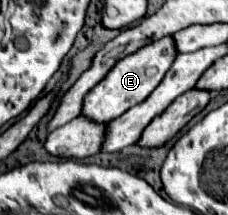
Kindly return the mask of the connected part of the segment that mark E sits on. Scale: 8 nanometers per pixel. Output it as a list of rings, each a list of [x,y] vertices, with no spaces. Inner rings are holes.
[[[164,37],[160,41],[148,43],[140,51],[124,57],[110,69],[108,77],[104,77],[104,81],[100,81],[100,85],[96,85],[96,89],[92,89],[88,97],[84,97],[84,111],[80,115],[96,123],[108,123],[120,117],[124,111],[128,111],[136,103],[142,103],[158,87],[164,73],[174,63],[174,59],[176,59],[176,51],[172,45],[172,37]]]

